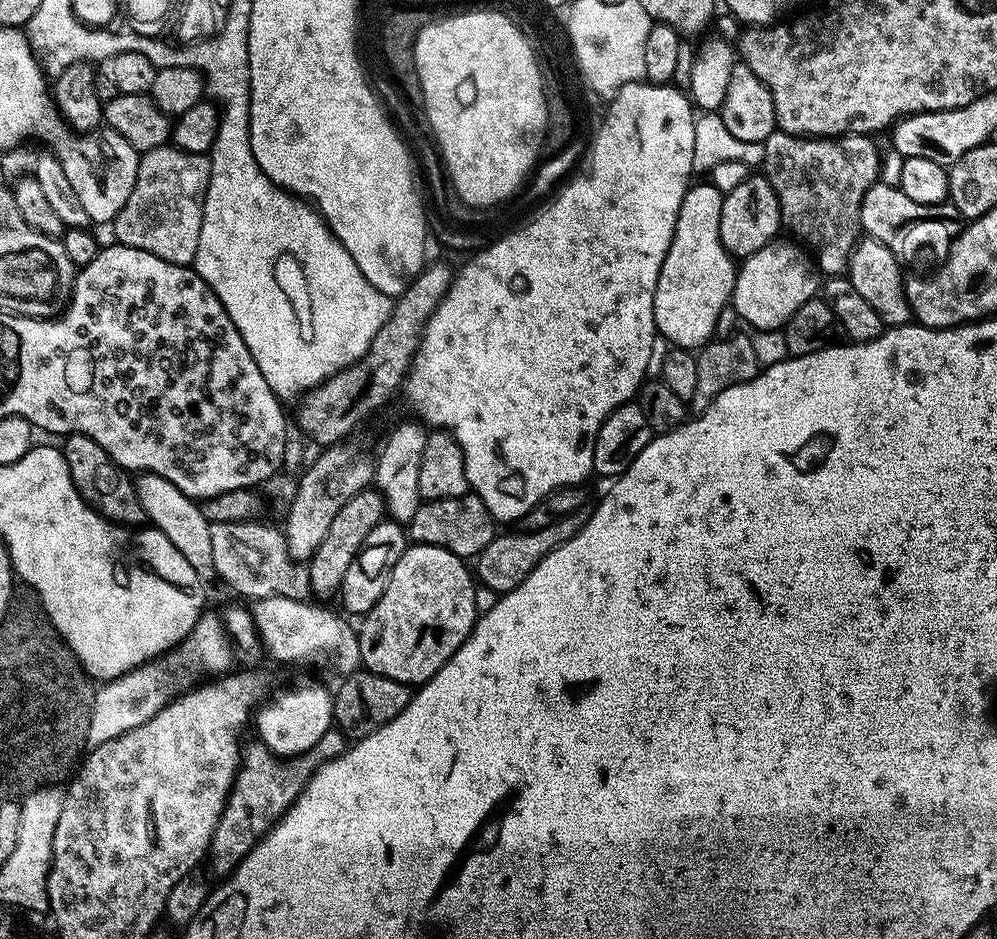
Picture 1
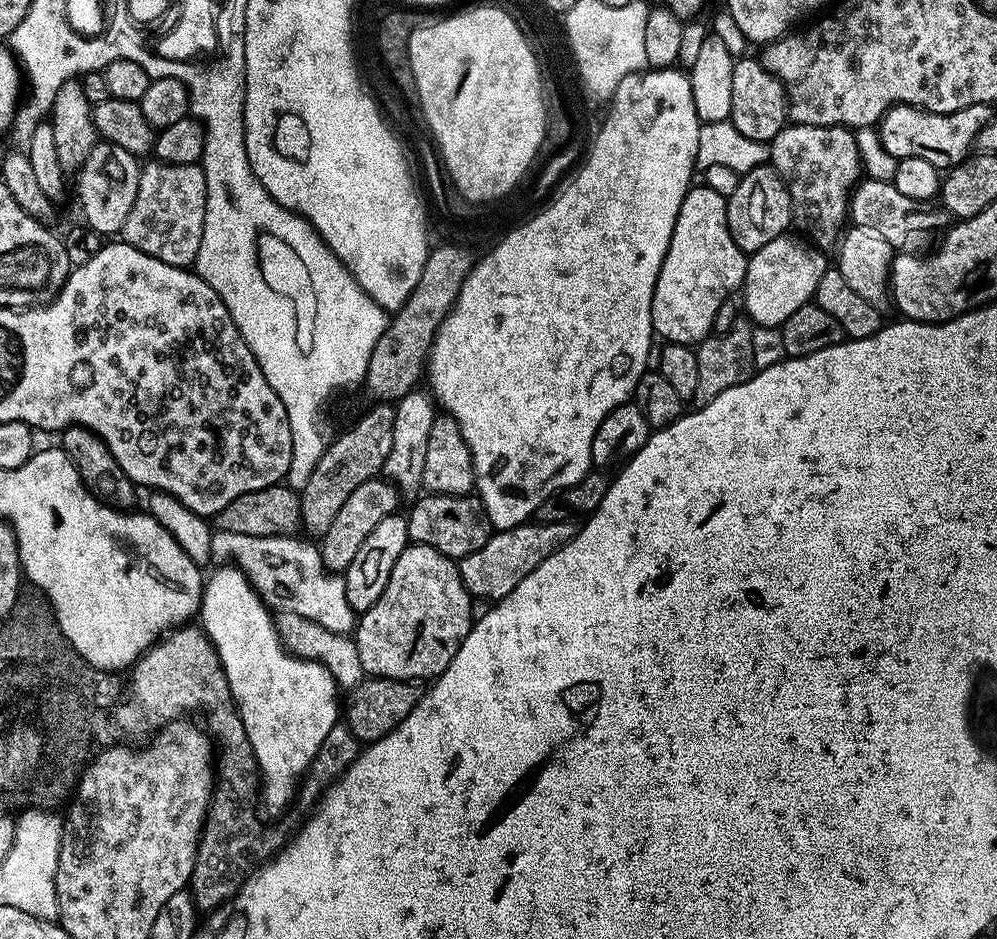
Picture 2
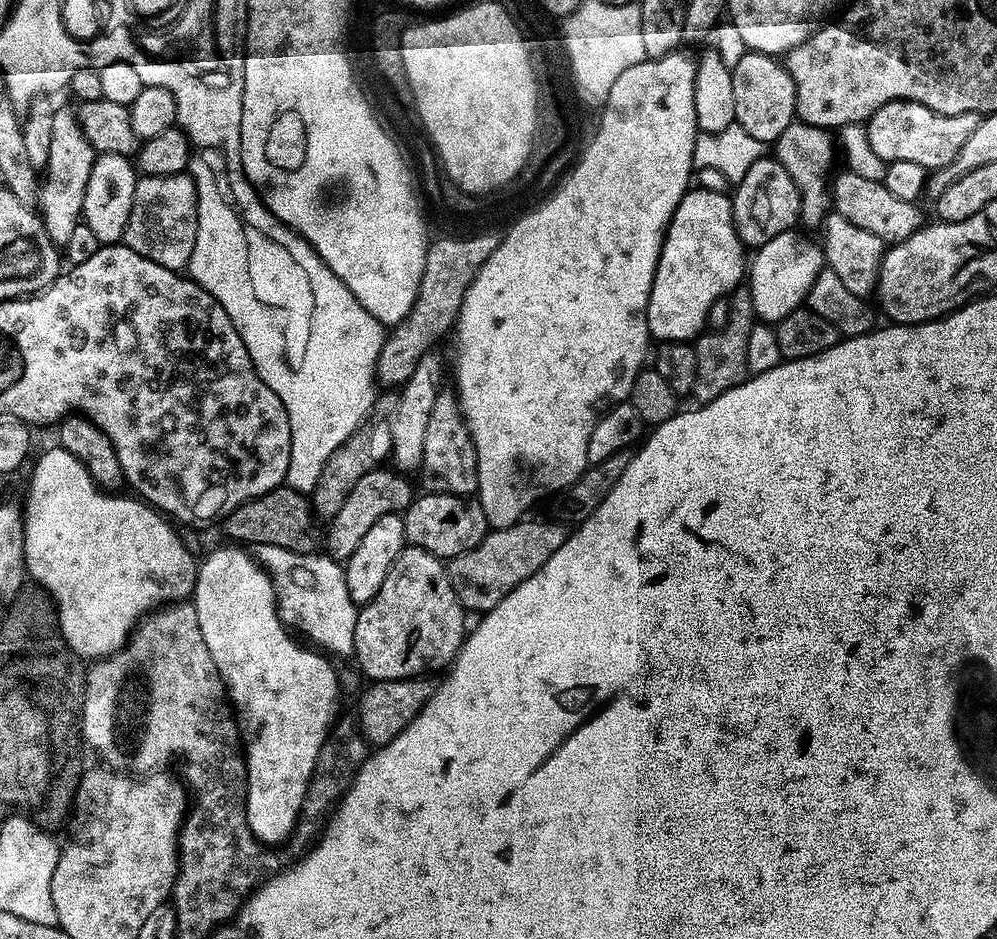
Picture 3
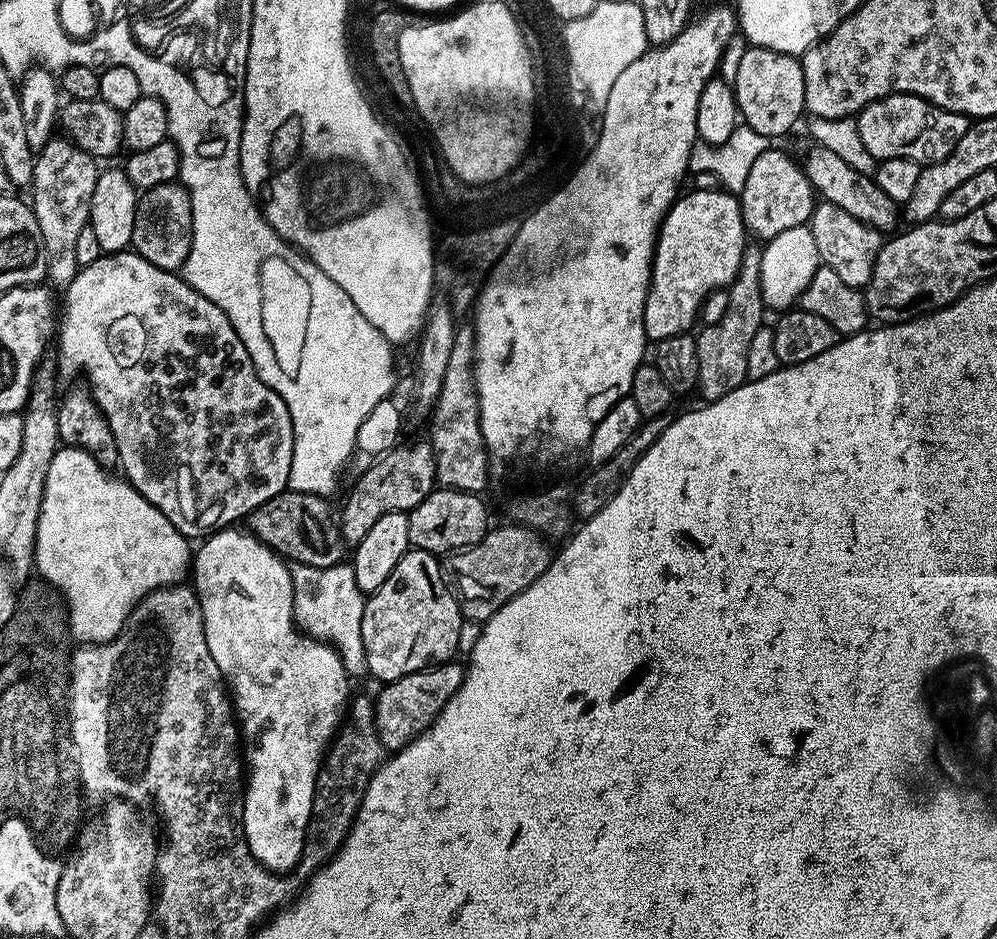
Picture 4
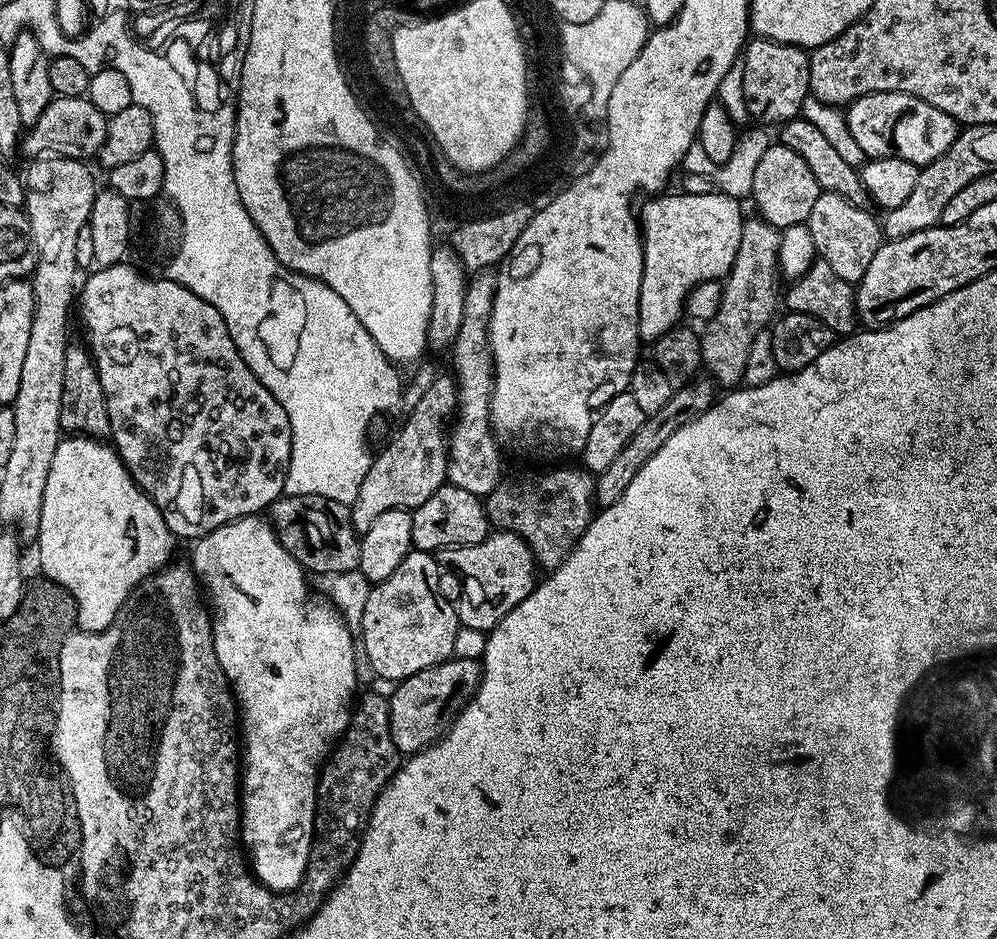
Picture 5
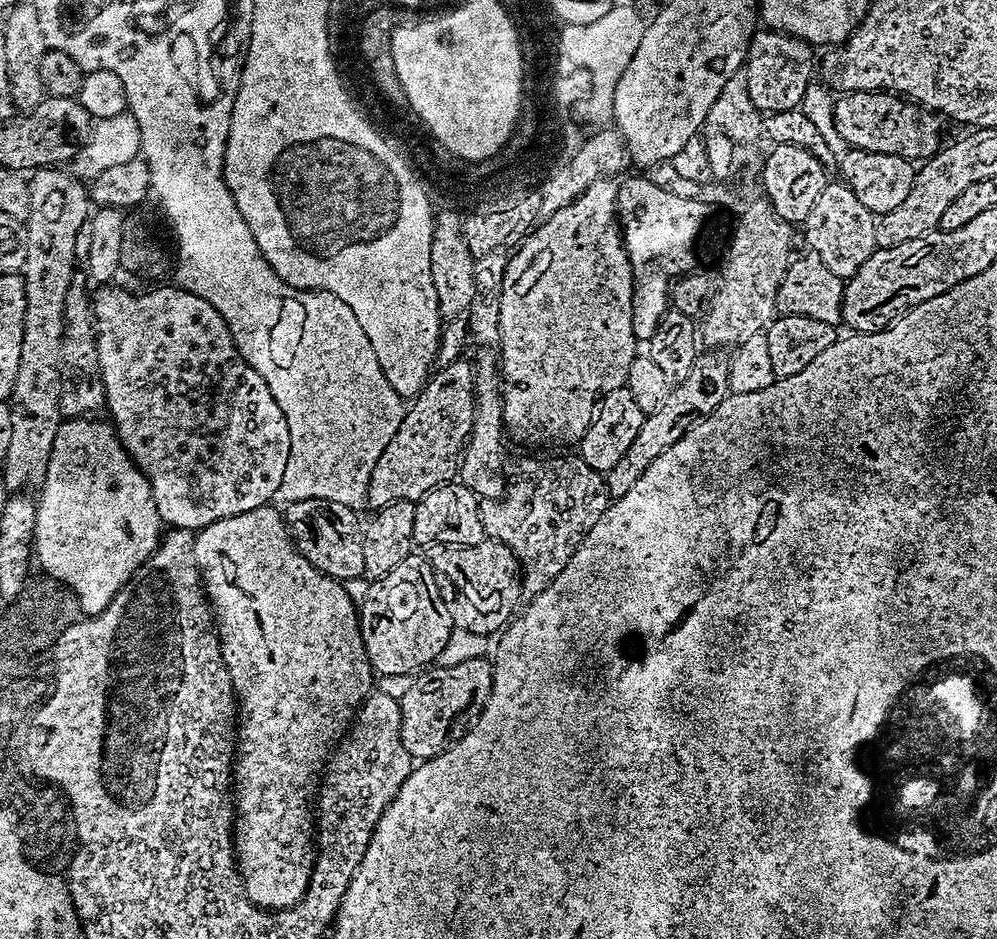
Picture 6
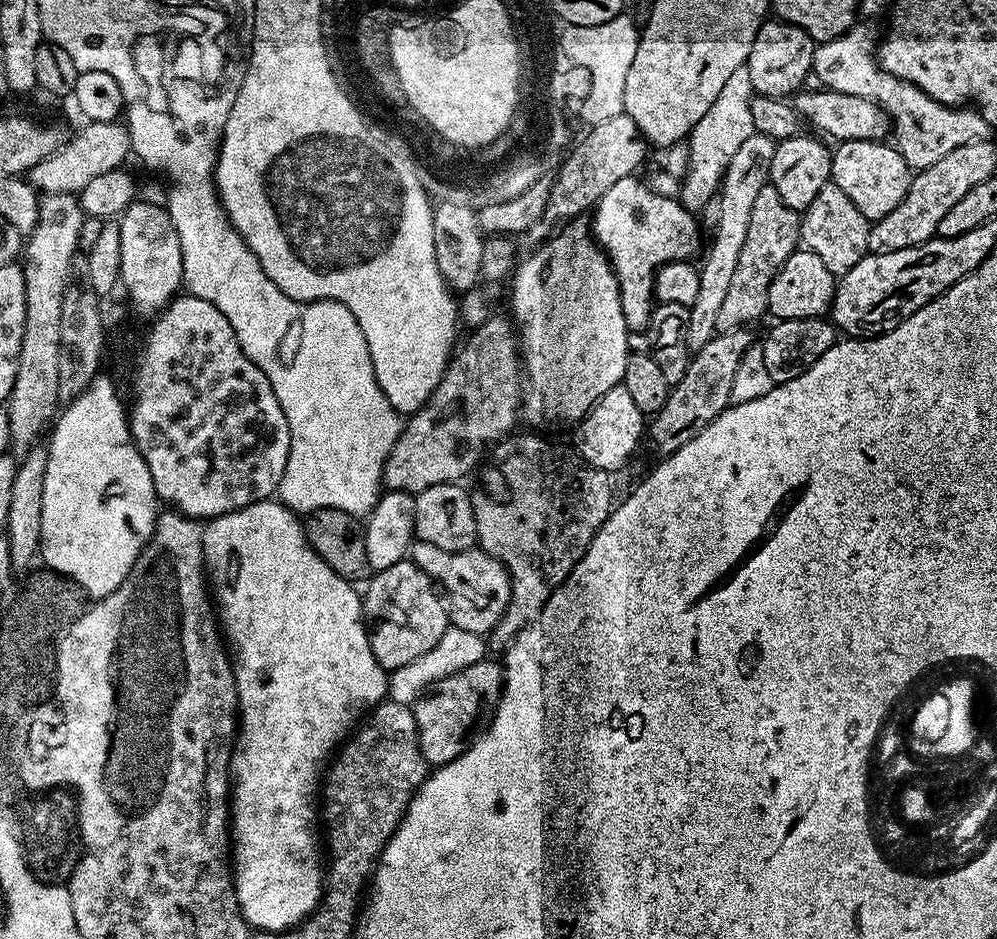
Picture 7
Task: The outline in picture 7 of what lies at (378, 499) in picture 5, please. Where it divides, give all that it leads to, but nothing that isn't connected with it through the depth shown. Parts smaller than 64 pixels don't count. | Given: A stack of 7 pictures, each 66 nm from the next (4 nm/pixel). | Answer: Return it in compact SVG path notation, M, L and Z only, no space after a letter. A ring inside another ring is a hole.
M493 314L475 325L476 329L469 334L468 341L455 349L444 377L428 401L407 417L401 427L400 437L394 442L384 463L382 484L385 489L415 494L430 486L463 481L463 476L472 467L477 467L476 462L483 454L484 447L503 441L513 431L511 428L515 426L516 420L518 424L518 413L522 408L522 357L518 351L518 337L513 321L507 315L504 316Z

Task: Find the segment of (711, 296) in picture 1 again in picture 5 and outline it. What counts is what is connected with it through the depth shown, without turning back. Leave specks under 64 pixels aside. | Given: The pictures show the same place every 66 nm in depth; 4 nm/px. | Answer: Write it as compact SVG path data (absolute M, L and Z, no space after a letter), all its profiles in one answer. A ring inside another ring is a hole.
M683 190L677 191L677 196L664 196L665 194L656 194L644 205L639 205L638 219L640 222L640 231L644 241L644 265L642 266L642 290L638 298L638 334L641 341L654 342L662 338L671 328L677 327L681 323L680 318L685 315L685 304L687 296L700 283L710 282L711 280L723 281L728 275L729 270L734 266L734 254L738 254L738 242L742 242L742 226L744 225L745 213L740 213L741 201L731 194L719 190L713 190L710 194L686 194Z

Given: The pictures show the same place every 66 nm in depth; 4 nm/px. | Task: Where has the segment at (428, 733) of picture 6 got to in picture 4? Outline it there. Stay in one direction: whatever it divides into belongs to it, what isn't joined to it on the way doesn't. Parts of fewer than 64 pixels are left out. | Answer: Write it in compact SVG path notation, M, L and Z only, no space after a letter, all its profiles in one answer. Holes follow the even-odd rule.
M445 662L406 674L383 685L380 697L375 697L376 725L380 740L389 753L395 754L406 747L415 736L433 724L448 700L462 686L466 671L463 663Z

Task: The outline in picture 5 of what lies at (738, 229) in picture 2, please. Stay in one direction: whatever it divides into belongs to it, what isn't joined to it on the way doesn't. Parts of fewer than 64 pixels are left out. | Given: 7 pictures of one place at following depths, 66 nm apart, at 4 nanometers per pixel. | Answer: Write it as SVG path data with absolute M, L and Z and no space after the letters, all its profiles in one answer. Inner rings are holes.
M772 142L758 161L750 200L756 203L756 208L760 211L757 212L759 219L783 230L807 221L821 191L814 174L810 174L810 166L806 166L806 158L802 158L802 154L794 154L794 150L790 150L785 144Z

